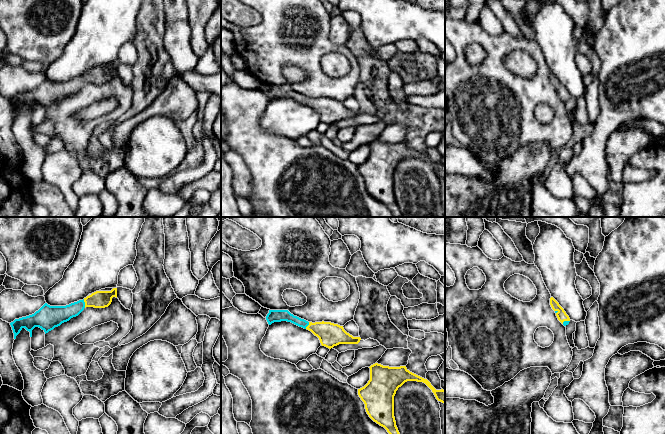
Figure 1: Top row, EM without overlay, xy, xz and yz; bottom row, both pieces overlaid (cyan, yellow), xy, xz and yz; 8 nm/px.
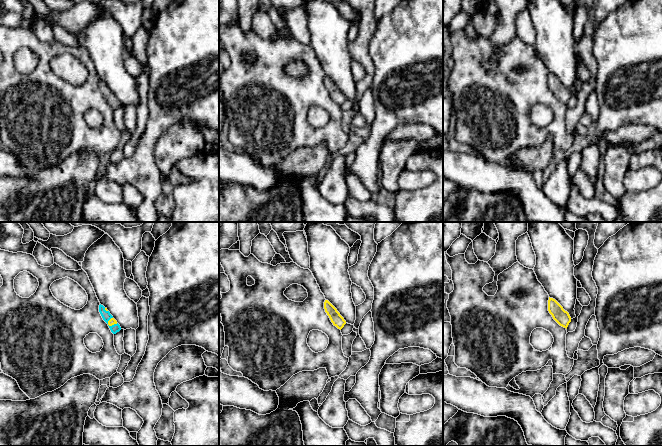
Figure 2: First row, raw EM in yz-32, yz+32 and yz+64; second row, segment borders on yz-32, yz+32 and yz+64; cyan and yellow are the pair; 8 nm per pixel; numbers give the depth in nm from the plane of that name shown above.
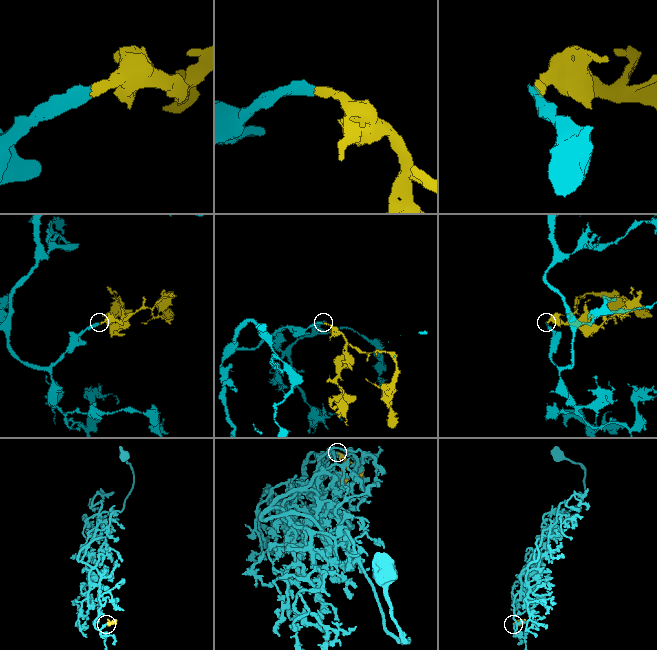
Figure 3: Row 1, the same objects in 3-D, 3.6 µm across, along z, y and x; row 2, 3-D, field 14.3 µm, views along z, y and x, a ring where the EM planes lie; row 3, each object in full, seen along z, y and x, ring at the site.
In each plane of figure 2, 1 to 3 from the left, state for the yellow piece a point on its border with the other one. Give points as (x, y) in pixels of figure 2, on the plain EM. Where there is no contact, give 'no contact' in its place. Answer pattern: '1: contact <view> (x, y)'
1: contact yz-32 (112, 101)
2: no contact
3: no contact

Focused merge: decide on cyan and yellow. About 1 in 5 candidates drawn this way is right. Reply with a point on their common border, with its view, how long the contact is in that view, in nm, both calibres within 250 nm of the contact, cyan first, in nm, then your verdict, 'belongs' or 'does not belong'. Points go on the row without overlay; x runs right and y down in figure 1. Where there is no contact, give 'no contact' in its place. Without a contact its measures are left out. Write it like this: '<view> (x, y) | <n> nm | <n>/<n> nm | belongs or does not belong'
xy (84, 79) | 70 nm | 160/140 nm | belongs

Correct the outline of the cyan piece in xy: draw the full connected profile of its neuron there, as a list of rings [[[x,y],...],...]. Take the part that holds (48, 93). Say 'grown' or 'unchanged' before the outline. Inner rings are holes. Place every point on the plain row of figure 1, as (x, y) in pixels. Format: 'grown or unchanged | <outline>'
grown | [[[113,64],[111,67],[96,67],[83,76],[66,82],[50,82],[45,79],[34,90],[15,95],[10,99],[14,115],[23,104],[30,108],[30,113],[32,113],[32,106],[35,103],[41,104],[46,110],[62,99],[78,92],[86,83],[108,83],[113,73],[117,74],[117,64]]]

